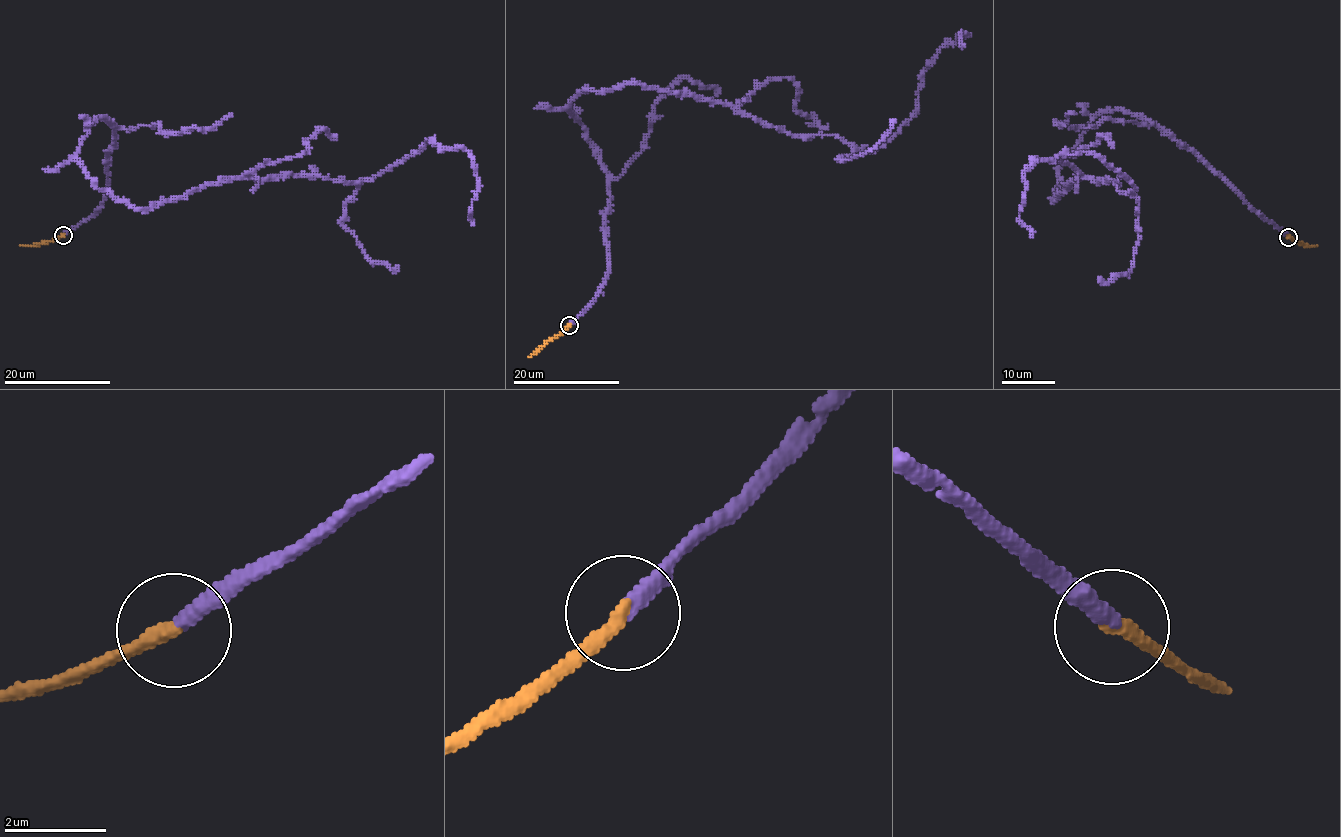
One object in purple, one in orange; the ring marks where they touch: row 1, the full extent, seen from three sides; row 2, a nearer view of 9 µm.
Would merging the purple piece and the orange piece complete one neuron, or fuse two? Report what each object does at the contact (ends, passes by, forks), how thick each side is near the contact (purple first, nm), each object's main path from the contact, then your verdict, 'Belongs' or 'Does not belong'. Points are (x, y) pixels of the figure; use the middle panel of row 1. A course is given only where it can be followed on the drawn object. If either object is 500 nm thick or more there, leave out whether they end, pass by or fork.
At the ring purple ends. At the ring orange ends. Thickness 320 nm (purple) against 320 nm. Course of purple: (569, 326), (608, 269), (607, 175), (570, 112), (583, 90), (642, 83), (873, 152), (962, 44). Course of orange: (569, 326), (529, 356). Belongs

